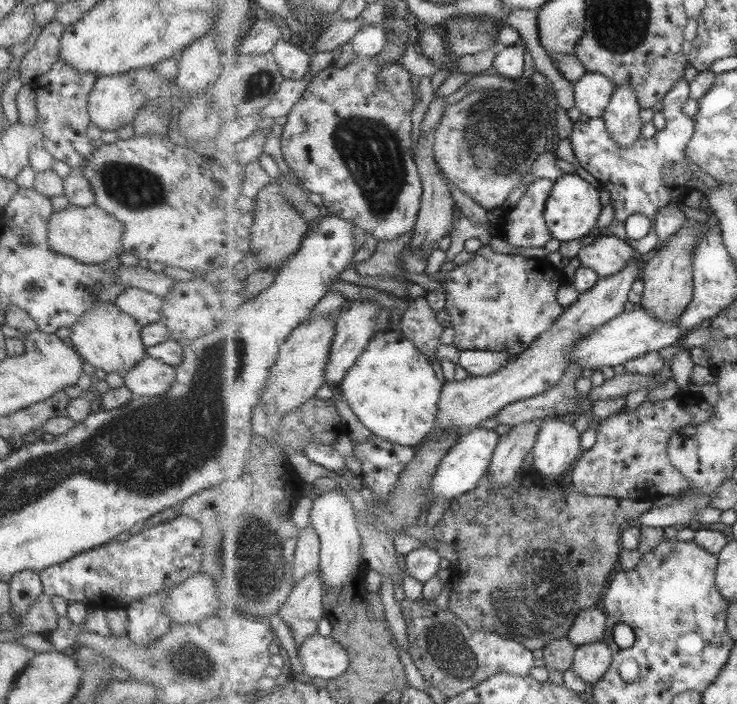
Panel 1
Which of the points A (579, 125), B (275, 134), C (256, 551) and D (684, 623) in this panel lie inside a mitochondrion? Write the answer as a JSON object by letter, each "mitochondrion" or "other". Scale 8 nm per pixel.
{"A":"other","B":"other","C":"mitochondrion","D":"mitochondrion"}

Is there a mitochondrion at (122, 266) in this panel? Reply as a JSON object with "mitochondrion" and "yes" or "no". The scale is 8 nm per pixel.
{"mitochondrion":"no"}

